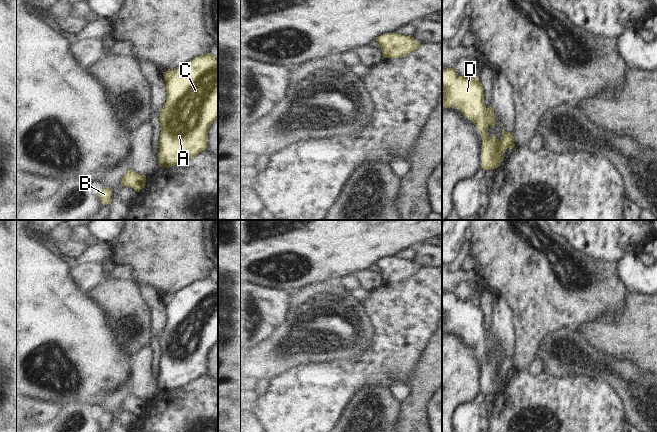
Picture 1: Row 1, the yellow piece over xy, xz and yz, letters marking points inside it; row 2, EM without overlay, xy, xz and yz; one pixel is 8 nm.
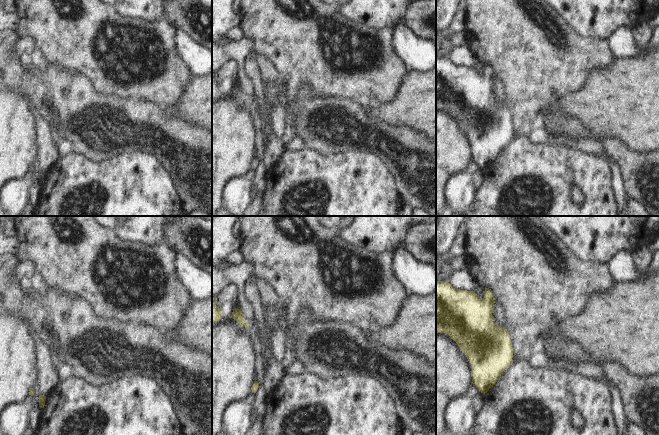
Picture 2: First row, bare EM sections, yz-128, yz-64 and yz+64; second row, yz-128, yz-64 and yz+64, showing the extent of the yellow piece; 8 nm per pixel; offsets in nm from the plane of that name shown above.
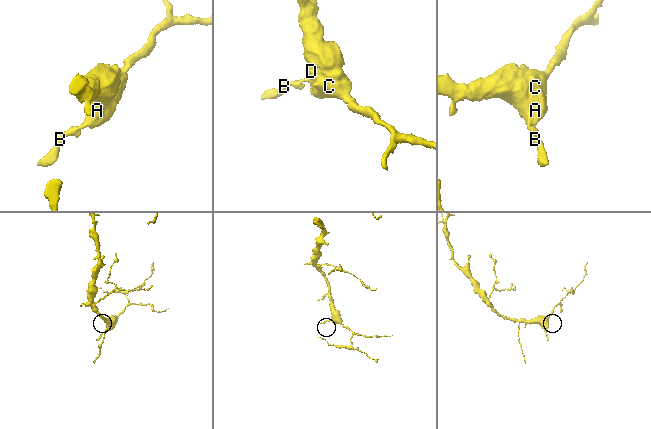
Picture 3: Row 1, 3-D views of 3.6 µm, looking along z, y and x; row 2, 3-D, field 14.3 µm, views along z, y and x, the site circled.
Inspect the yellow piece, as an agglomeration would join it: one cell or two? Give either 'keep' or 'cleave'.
keep

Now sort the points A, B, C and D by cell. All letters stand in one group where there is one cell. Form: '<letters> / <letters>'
A B C D

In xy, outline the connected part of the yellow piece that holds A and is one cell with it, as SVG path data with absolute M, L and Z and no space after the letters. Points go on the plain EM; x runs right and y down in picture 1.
M212 278L197 280L171 295L162 296L167 321L160 336L159 391L169 392L194 382L206 374L210 349L218 343L218 282Z

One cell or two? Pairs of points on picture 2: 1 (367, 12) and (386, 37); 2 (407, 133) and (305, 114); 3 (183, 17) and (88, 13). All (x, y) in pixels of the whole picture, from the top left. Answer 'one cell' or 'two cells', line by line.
1: two cells
2: one cell
3: two cells

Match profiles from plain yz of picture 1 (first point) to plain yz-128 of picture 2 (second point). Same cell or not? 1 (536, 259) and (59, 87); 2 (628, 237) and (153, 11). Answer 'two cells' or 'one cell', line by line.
1: two cells
2: one cell

